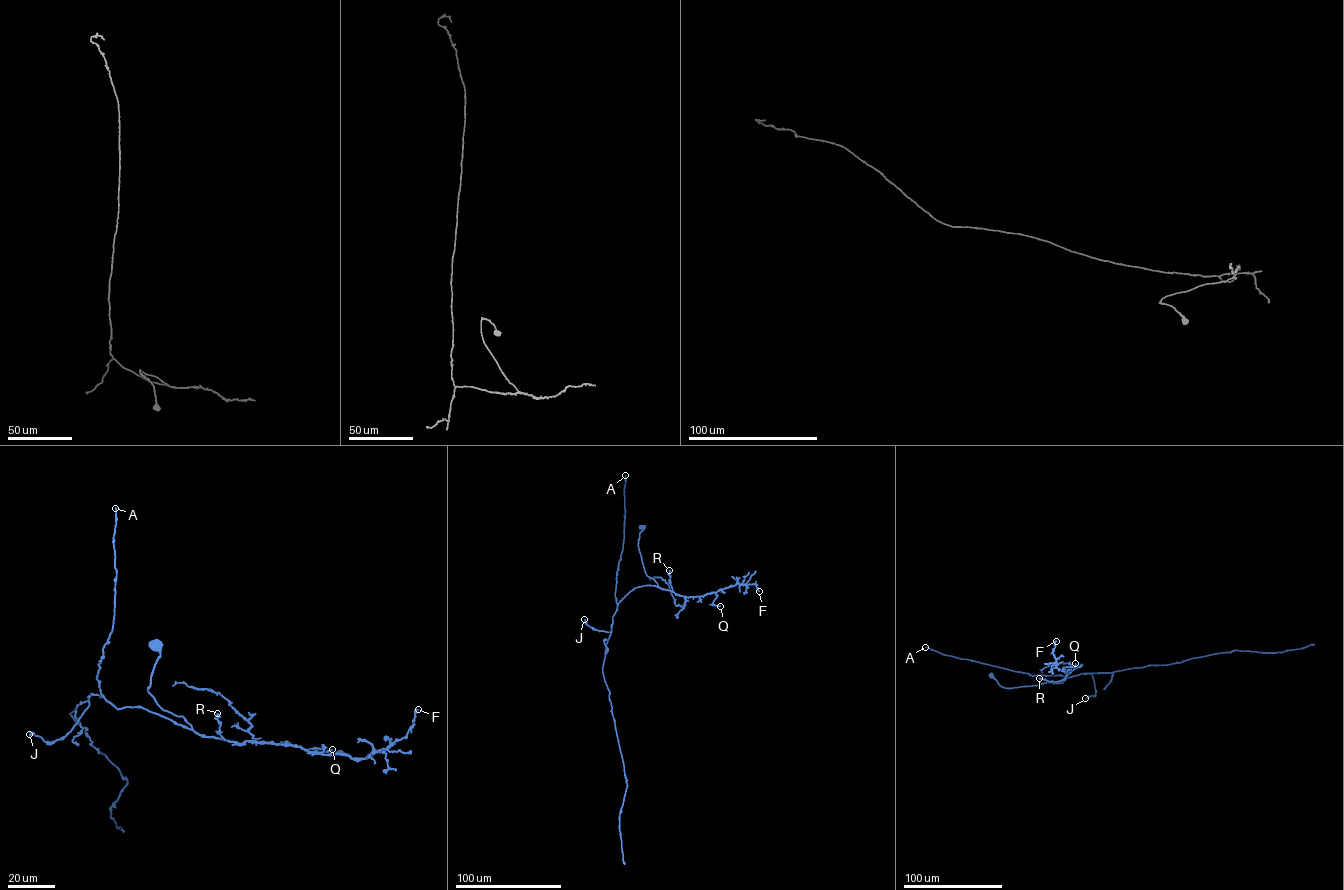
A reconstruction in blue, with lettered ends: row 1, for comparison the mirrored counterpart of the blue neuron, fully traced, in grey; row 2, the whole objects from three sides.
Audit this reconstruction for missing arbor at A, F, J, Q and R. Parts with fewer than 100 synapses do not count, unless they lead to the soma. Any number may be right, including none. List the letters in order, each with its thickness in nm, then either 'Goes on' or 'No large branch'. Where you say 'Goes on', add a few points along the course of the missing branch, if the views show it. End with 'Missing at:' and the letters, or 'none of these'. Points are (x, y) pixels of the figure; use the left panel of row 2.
A: Thickness 320 nm. Goes on
F: Thickness 170 nm. No large branch
J: Thickness 240 nm. No large branch
Q: Thickness 90 nm. No large branch
R: Thickness 600 nm. No large branch
Missing at: A

